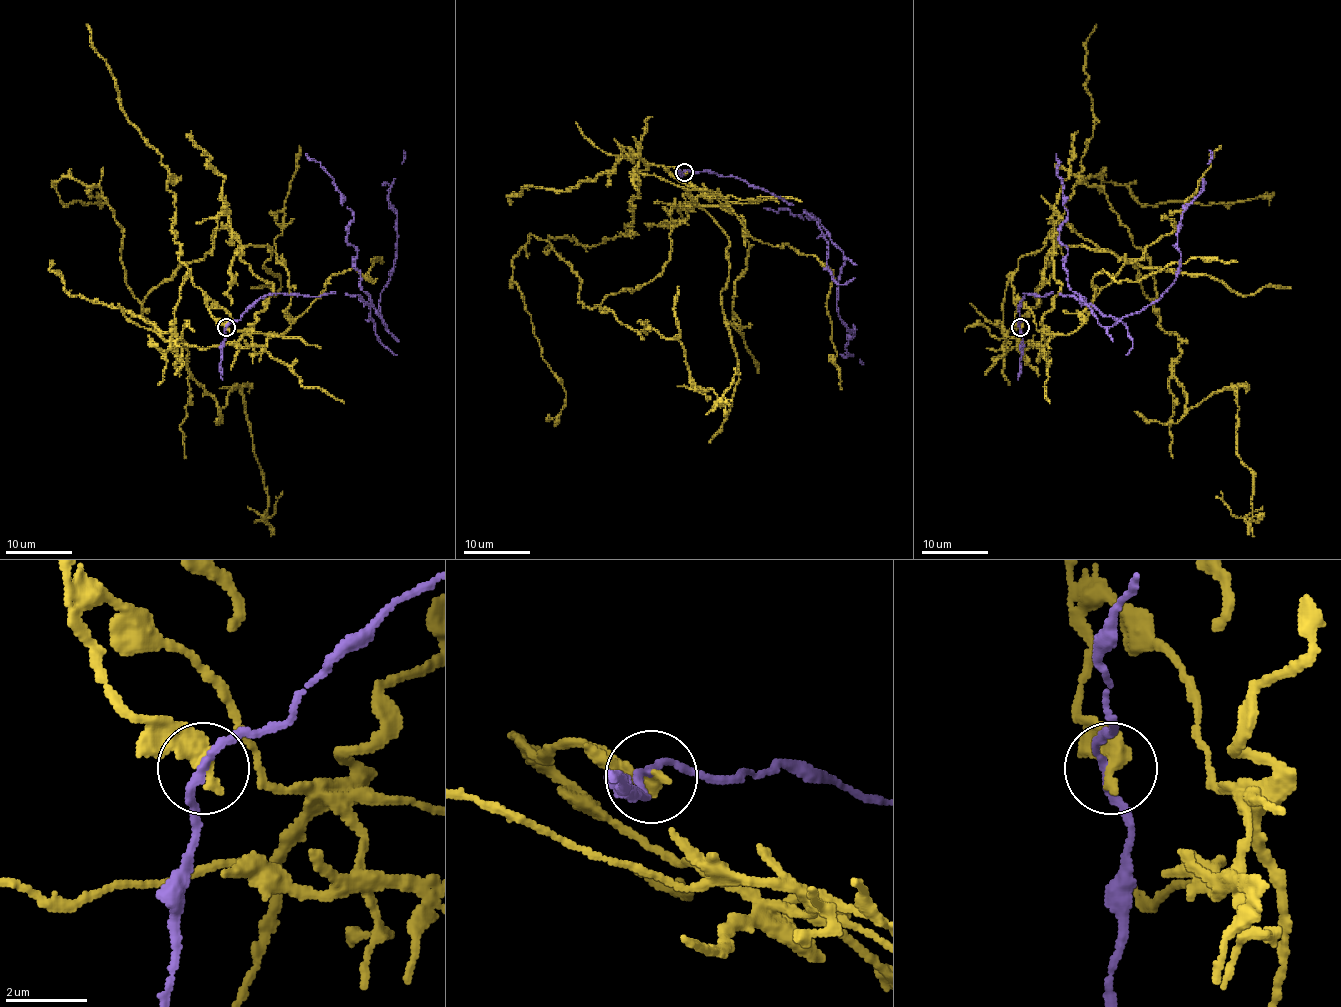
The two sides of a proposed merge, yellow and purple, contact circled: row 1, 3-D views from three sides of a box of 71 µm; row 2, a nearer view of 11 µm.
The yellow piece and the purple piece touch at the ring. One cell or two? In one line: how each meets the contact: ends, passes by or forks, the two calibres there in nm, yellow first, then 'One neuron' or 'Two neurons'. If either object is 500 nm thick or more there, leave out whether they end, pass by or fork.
Thickness 500 nm (yellow) against 170 nm. Two neurons

